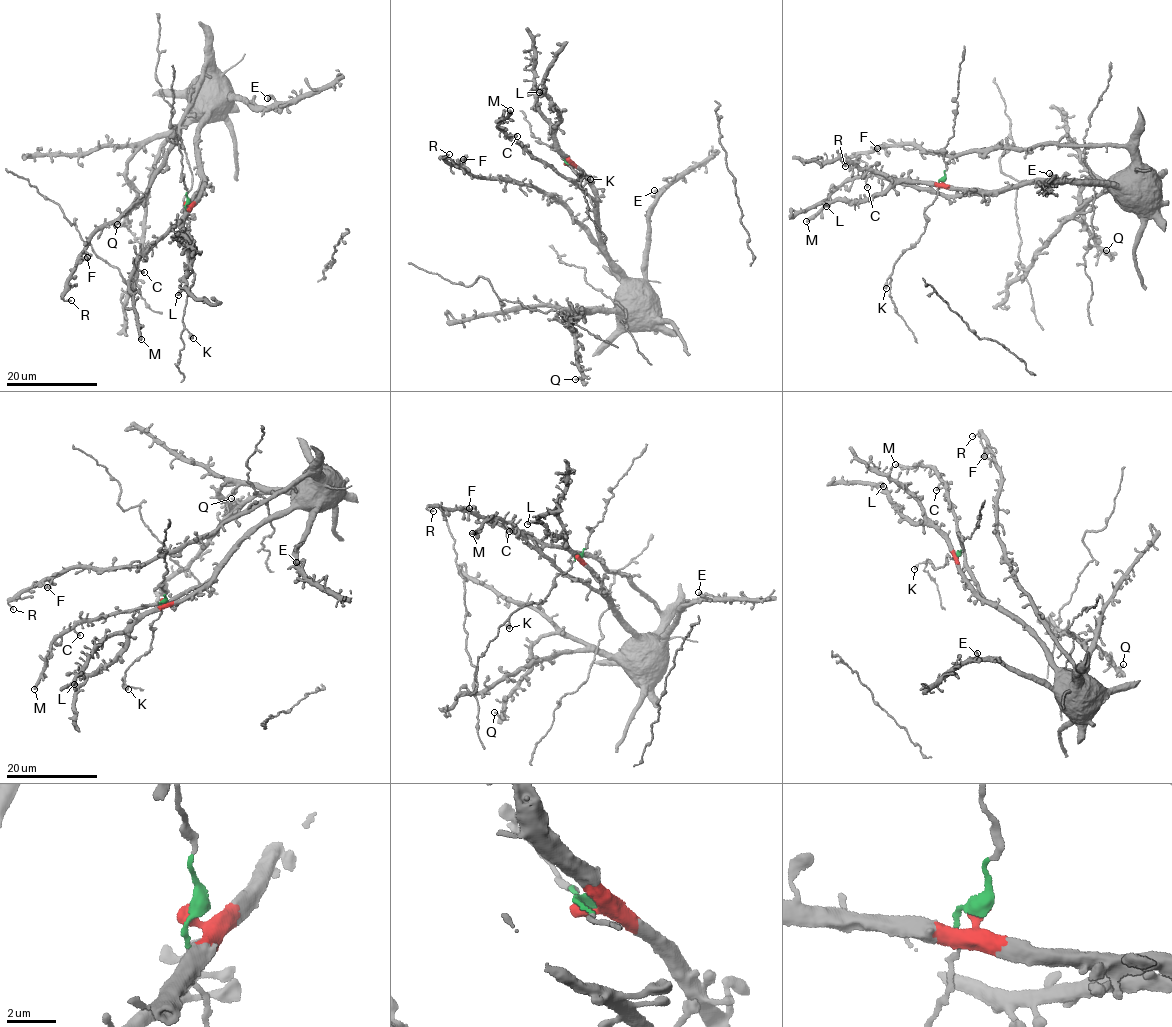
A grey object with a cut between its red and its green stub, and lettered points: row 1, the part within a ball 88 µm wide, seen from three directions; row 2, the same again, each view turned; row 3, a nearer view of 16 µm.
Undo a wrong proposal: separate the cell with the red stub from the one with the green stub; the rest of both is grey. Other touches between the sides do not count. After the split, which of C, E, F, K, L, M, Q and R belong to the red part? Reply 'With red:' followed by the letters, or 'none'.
With red: C, E, F, L, M, Q, R

